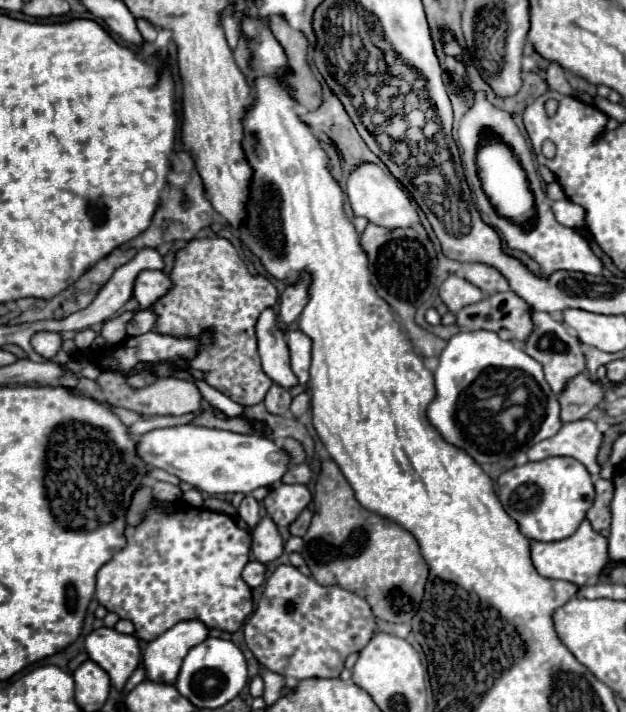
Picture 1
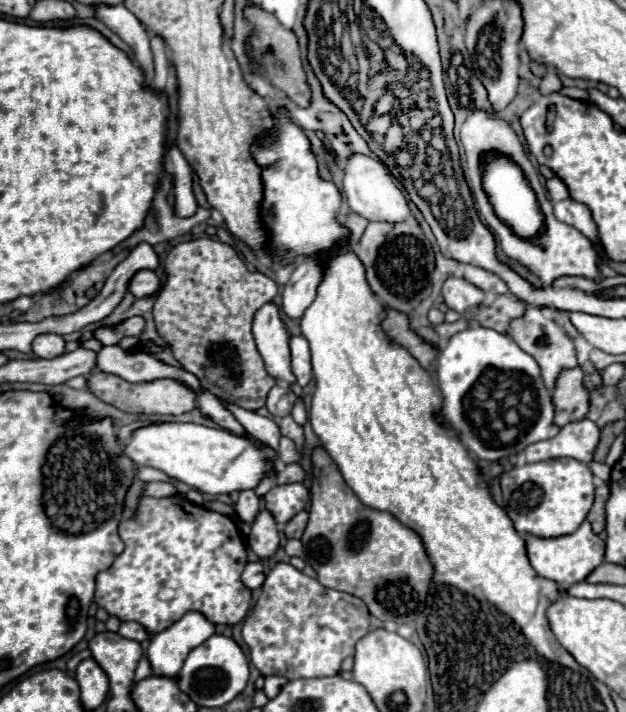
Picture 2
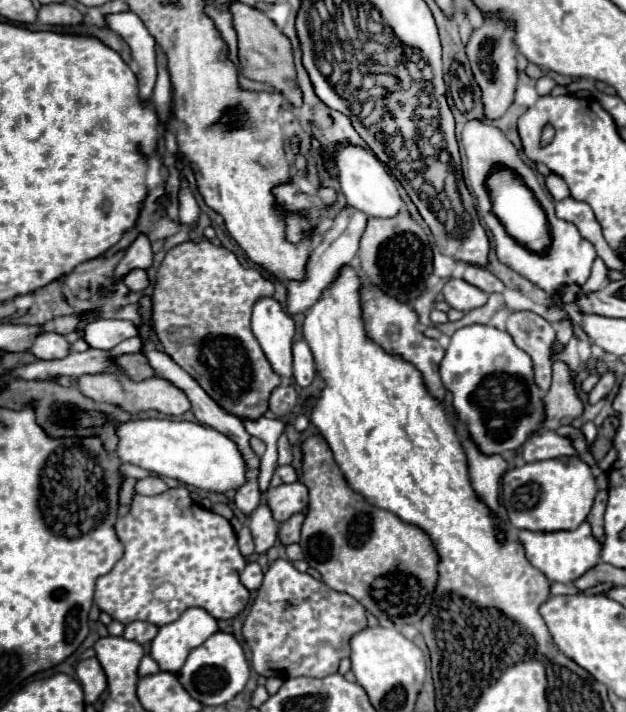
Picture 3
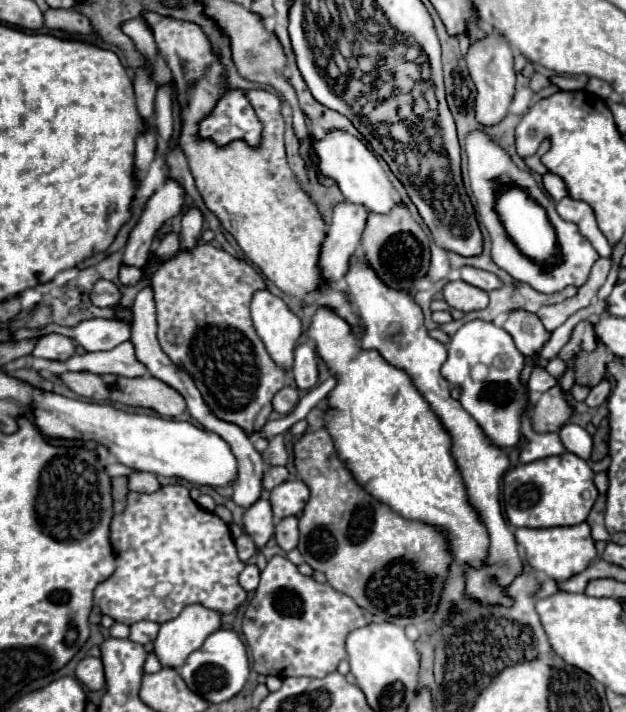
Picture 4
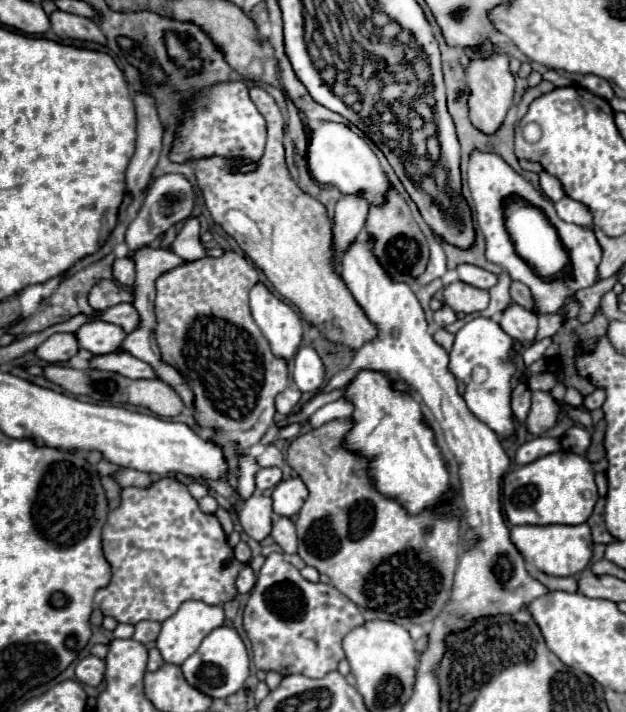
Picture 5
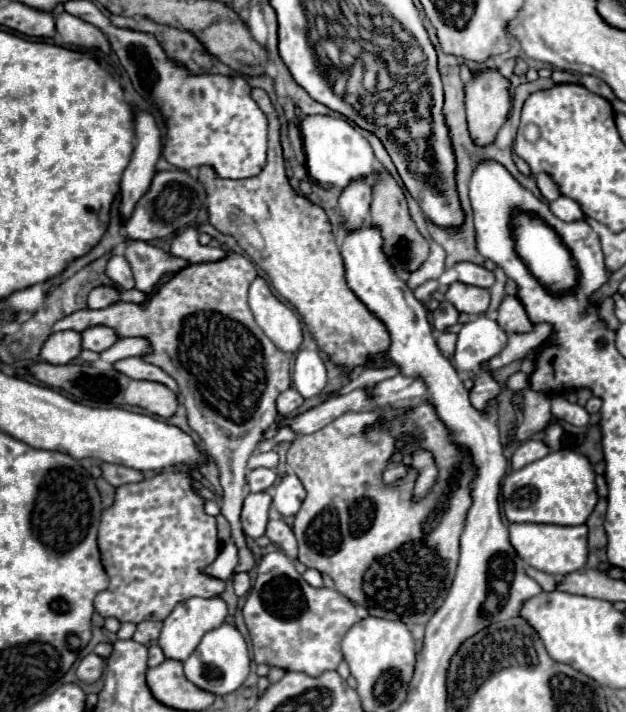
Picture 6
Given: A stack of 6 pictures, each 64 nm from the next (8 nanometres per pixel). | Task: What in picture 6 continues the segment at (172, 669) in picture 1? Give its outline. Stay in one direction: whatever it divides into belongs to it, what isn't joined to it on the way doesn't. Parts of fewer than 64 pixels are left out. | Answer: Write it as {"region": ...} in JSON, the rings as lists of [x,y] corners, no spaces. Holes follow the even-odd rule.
{"region":[[[212,596],[212,598],[188,598],[184,602],[180,602],[170,612],[170,616],[164,620],[164,628],[160,632],[158,644],[164,650],[166,658],[174,658],[174,660],[182,660],[184,662],[196,650],[200,638],[208,630],[220,626],[226,616],[228,616],[228,606],[226,606],[226,602],[220,596]]]}

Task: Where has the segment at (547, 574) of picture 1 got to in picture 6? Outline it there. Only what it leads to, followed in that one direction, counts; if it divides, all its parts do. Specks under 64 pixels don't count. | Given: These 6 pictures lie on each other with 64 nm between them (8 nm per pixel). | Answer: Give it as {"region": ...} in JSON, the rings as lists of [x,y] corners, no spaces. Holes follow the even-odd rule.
{"region":[[[510,524],[510,544],[516,554],[536,570],[564,576],[584,568],[588,558],[588,528],[586,526],[556,526],[556,524]]]}

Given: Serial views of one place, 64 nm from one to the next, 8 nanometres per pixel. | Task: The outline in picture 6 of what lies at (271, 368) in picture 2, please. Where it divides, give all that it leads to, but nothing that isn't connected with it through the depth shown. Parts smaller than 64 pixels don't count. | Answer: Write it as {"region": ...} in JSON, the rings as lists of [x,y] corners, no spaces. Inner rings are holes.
{"region":[[[256,278],[248,292],[248,304],[264,334],[284,352],[296,352],[302,344],[298,316],[282,304],[268,288],[264,278]]]}

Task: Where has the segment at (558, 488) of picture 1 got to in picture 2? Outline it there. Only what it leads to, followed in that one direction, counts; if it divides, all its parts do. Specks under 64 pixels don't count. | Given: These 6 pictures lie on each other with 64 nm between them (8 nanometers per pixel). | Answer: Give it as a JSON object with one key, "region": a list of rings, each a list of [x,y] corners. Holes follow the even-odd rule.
{"region":[[[572,458],[544,460],[512,468],[500,476],[504,510],[520,534],[542,538],[572,534],[586,518],[594,502],[594,474],[588,464]]]}

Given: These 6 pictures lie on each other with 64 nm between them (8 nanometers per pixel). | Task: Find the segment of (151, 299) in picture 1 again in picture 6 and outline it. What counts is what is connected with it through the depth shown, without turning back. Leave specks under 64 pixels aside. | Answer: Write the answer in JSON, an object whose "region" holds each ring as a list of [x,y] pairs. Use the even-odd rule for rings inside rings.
{"region":[[[112,256],[106,264],[106,276],[118,284],[122,290],[132,290],[134,288],[134,278],[132,278],[132,270],[130,264],[124,256]]]}

